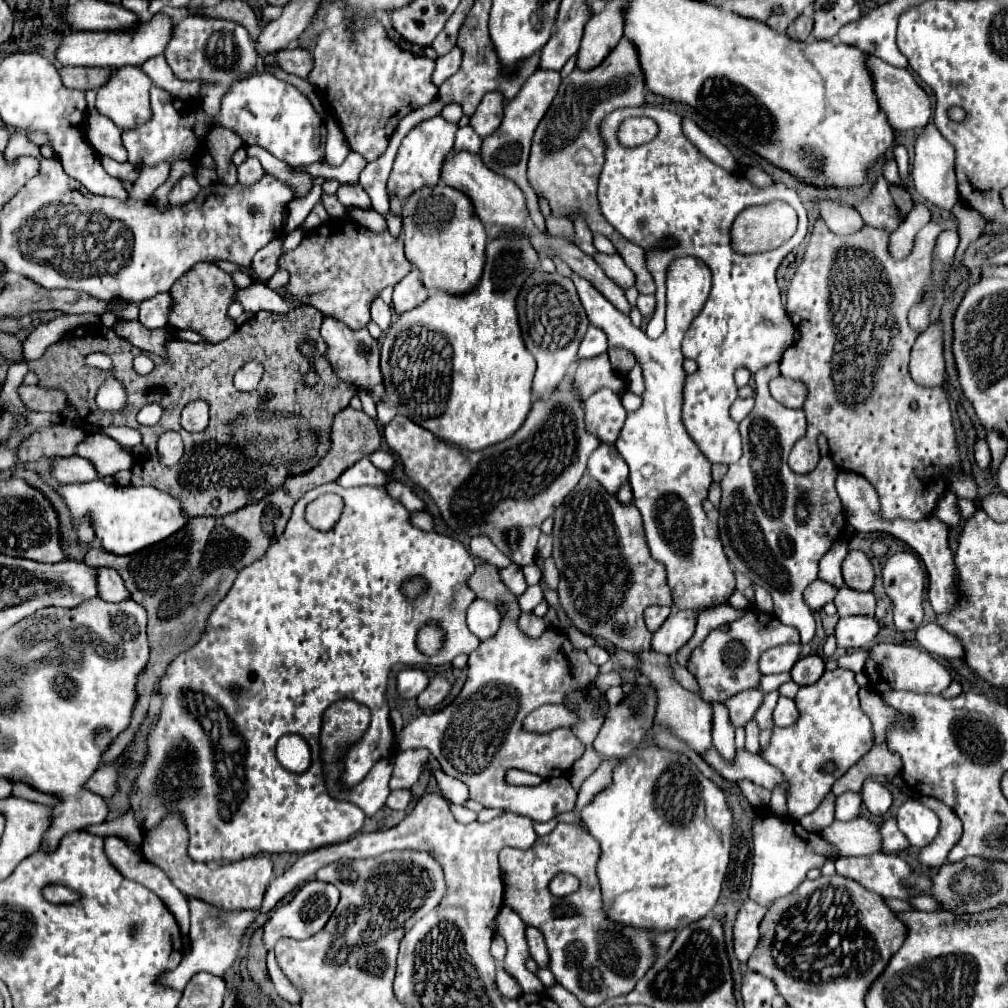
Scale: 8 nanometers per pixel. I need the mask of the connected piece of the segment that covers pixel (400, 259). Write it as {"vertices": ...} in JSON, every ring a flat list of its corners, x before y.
{"vertices":[[348,217,330,219,308,233,298,249,280,257,278,267,290,273,286,293,294,301,312,305,324,317,342,321,350,329,366,327,370,321,370,303,384,287,396,285,410,273,402,239,394,239,388,231,372,233]]}

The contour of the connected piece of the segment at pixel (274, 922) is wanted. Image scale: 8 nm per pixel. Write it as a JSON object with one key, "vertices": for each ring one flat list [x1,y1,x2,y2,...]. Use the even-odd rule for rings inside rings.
{"vertices":[[316,879,304,883,296,891,292,901,280,905,274,911,274,915,268,919,268,923,264,925,264,945,266,945,266,949,272,951,280,937,292,937,292,939,308,939,308,937,312,937,314,933,318,933,326,925,326,921,334,913,336,905,338,905,338,889,334,885,322,883,322,881,316,881]]}

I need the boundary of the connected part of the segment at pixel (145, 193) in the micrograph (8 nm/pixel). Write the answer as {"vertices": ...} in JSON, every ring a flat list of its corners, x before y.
{"vertices":[[160,163,156,167,142,167,140,169,140,177,136,179,130,197,146,201,154,189,158,189,169,177,170,165,168,163]]}

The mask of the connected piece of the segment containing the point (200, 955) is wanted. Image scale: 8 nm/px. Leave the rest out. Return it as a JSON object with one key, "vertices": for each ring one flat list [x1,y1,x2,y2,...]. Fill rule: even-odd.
{"vertices":[[188,899,190,901,190,931,188,934,191,953,188,957,182,959,182,963,174,969,174,971,168,971,168,973,162,973,158,983,160,985,166,985,174,991,184,991,186,983,190,981,190,977,194,973,200,973,200,971,206,971,206,973,214,973,214,975,224,975,224,971,234,963,236,955,238,955,238,949,240,949,240,937,244,933,244,929,254,921,256,917,256,911,236,911,236,913,230,913,230,927,210,927,210,905,208,903,202,903,198,899]]}

